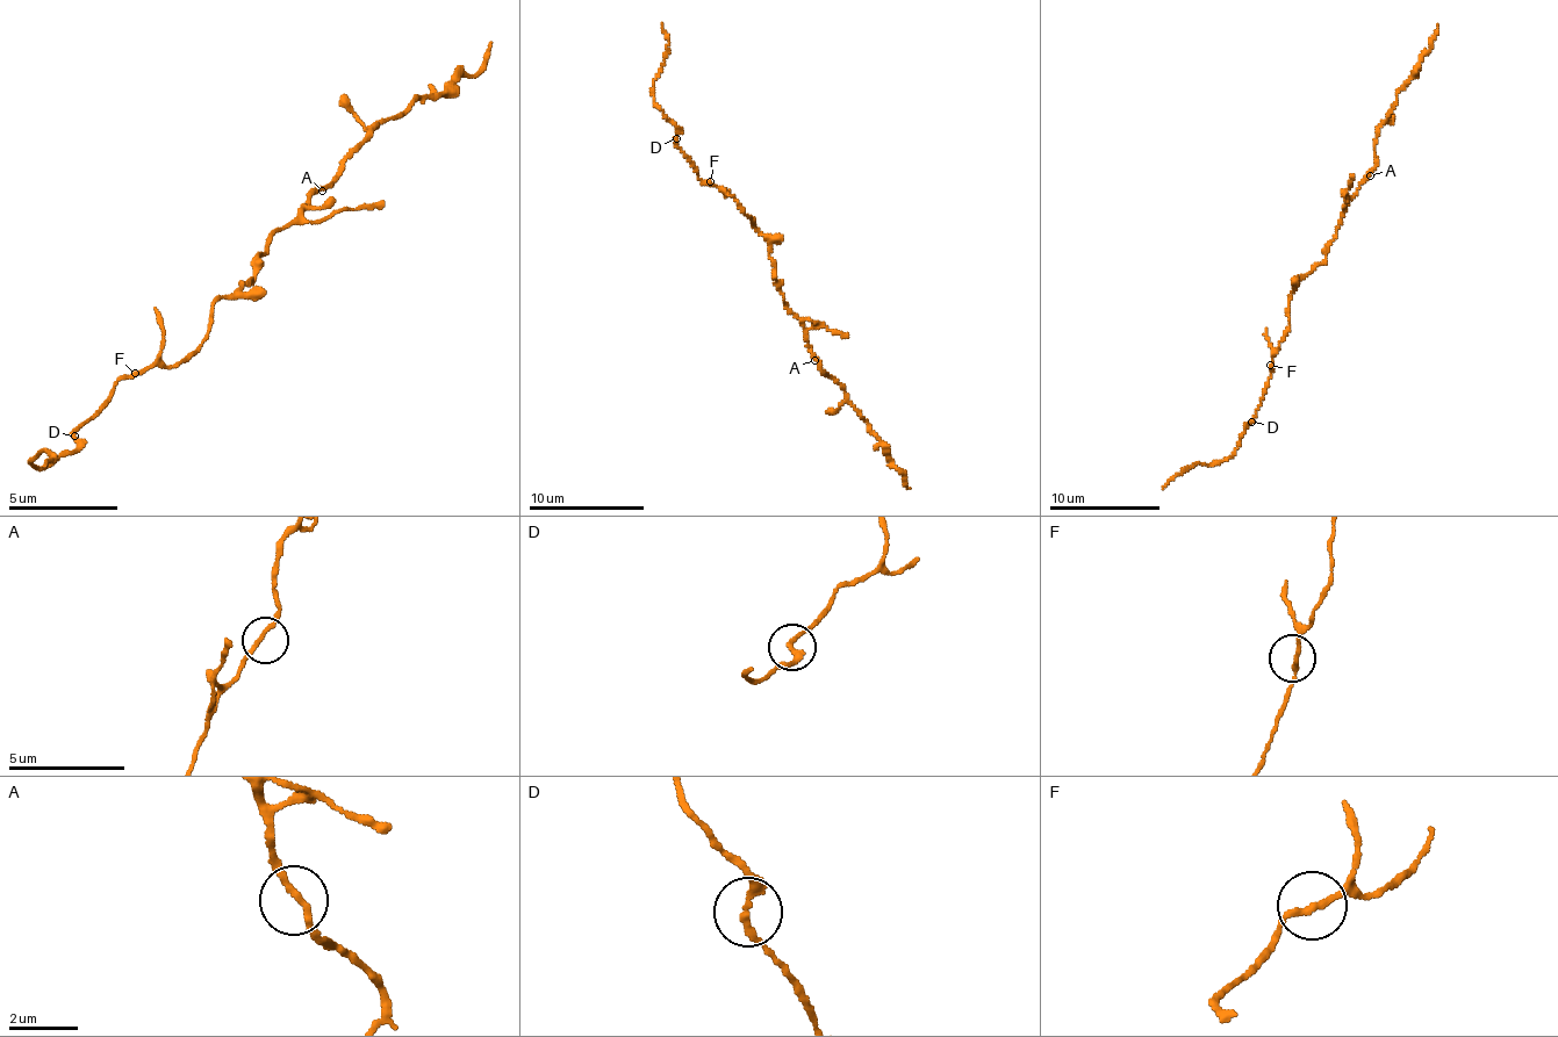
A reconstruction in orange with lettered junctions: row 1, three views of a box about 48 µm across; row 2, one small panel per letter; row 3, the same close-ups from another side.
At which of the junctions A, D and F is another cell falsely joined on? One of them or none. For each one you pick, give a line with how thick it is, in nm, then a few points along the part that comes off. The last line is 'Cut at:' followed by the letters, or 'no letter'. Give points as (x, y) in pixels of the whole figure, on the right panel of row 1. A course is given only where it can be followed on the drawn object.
Cut at: no letter

